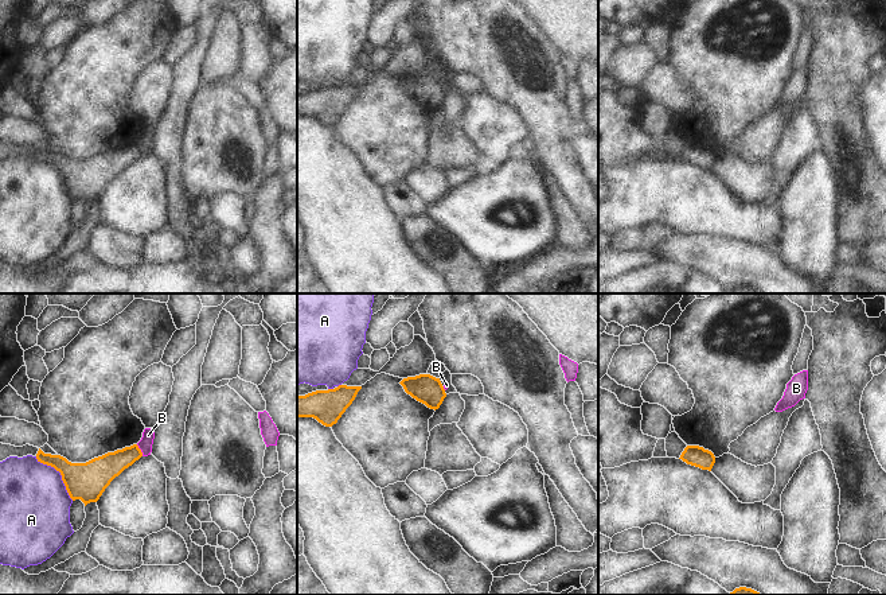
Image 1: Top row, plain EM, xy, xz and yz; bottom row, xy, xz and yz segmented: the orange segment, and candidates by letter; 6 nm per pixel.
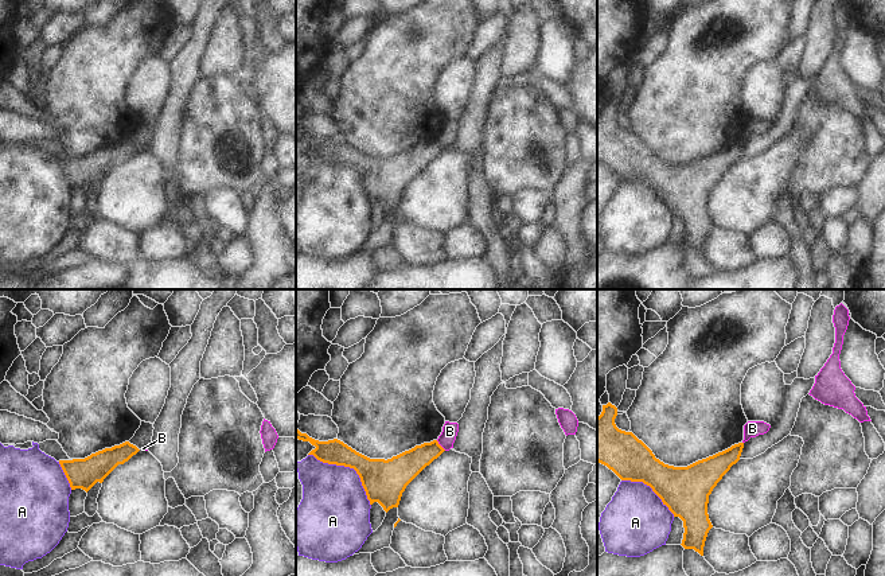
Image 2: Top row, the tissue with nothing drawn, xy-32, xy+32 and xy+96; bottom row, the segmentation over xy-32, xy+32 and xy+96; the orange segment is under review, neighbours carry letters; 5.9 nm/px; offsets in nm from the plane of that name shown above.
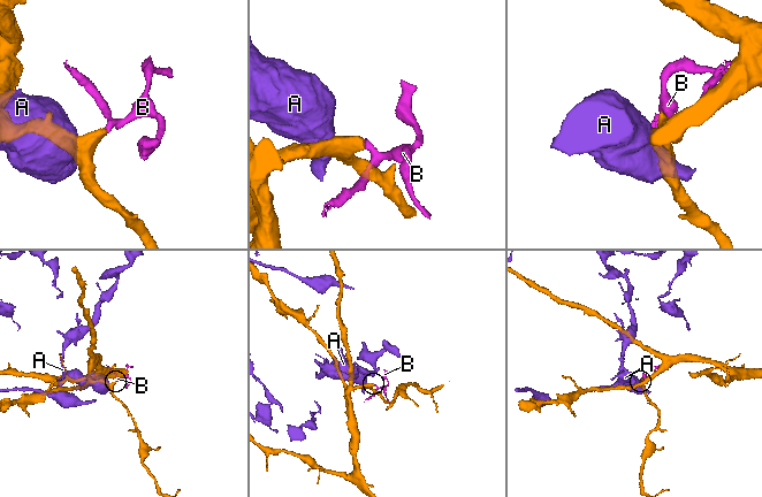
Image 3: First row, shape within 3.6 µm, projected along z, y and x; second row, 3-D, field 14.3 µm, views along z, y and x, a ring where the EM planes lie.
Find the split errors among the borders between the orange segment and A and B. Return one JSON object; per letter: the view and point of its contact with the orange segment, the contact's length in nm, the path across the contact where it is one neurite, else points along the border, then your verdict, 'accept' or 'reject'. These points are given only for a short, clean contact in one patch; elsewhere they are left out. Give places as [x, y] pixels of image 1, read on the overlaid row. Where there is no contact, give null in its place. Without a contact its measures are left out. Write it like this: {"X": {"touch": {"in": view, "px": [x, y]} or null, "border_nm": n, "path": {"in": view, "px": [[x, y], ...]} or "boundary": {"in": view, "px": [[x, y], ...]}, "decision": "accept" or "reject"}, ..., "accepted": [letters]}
{"A": {"touch": {"in": "xy", "px": [61, 474]}, "border_nm": 340, "decision": "reject"}, "B": {"touch": {"in": "xy", "px": [140, 450]}, "border_nm": 80, "boundary": {"in": "xy", "px": [[136, 444], [143, 455]]}, "decision": "reject"}, "accepted": []}

